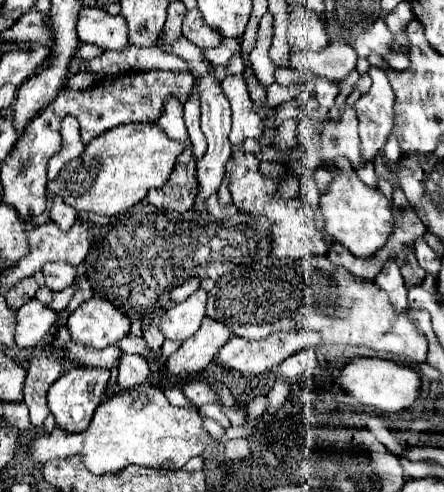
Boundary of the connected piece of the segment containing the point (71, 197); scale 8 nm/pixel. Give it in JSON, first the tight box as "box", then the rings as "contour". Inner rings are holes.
{"box":[46,124,182,216],"contour":[[[158,124],[116,126],[116,130],[94,138],[80,158],[64,166],[62,172],[46,184],[46,190],[52,196],[60,196],[76,212],[114,216],[144,200],[150,188],[164,186],[182,148],[178,142],[164,138]]]}

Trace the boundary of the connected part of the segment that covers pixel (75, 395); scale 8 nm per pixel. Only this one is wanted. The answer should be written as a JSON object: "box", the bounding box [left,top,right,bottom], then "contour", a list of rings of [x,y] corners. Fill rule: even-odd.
{"box":[48,366,110,432],"contour":[[[68,366],[60,378],[48,390],[48,406],[56,418],[56,424],[68,432],[84,432],[92,420],[96,406],[102,402],[110,372],[90,366]]]}

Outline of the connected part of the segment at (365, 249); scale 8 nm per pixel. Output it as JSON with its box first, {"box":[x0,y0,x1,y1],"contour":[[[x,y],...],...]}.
{"box":[320,174,394,258],"contour":[[[332,174],[332,182],[320,196],[320,214],[324,218],[326,232],[358,258],[374,256],[386,244],[394,228],[388,200],[376,188],[366,186],[356,174]]]}

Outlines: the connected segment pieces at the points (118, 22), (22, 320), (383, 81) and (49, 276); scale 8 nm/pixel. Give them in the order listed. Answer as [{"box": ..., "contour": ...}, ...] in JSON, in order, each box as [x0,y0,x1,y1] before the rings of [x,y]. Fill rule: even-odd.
[{"box":[76,8,128,50],"contour":[[[82,8],[76,22],[78,40],[84,44],[96,44],[104,50],[124,50],[128,46],[124,18],[110,16],[102,8]]]},{"box":[14,298,58,350],"contour":[[[32,298],[22,304],[16,312],[16,328],[14,328],[14,346],[20,350],[38,348],[40,342],[48,338],[58,314],[52,312],[46,304]]]},{"box":[354,66,394,162],"contour":[[[372,66],[368,74],[372,78],[372,88],[354,106],[360,122],[358,132],[362,140],[360,144],[362,162],[372,162],[378,154],[382,154],[382,148],[388,136],[392,134],[392,126],[394,126],[392,86],[380,68]]]},{"box":[42,262,78,292],"contour":[[[48,262],[42,266],[42,274],[46,278],[46,286],[52,292],[62,292],[72,286],[74,278],[78,276],[78,270],[68,266],[68,262]]]}]

